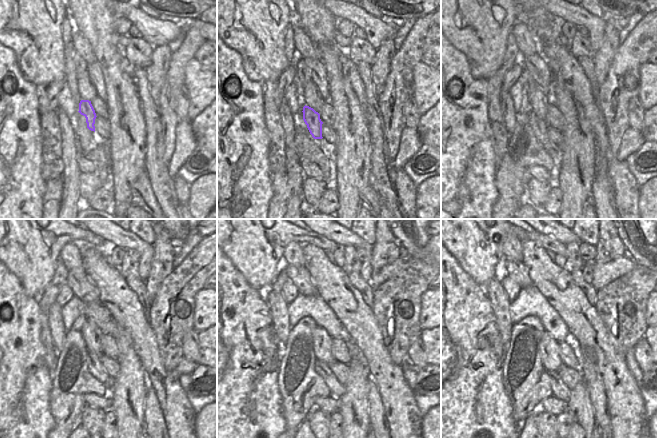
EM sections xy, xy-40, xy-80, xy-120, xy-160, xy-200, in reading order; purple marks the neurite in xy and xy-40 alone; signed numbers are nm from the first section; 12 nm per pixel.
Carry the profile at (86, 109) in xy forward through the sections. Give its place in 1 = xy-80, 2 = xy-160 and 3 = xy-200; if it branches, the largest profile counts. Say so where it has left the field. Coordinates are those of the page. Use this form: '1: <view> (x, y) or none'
1: xy-80 (539, 126)
2: xy-160 (321, 368)
3: xy-200 (560, 391)

